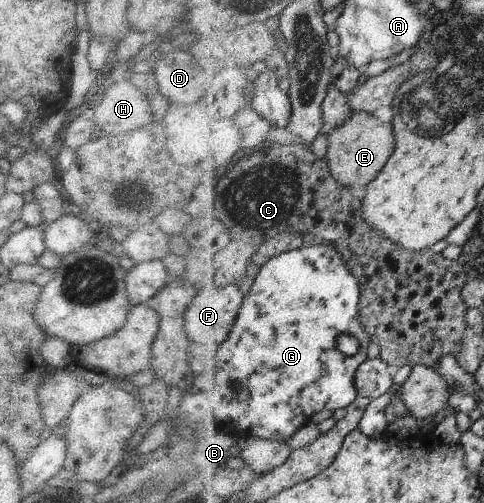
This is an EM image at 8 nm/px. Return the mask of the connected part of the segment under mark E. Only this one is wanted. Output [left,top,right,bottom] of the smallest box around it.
[326,113,397,187]

